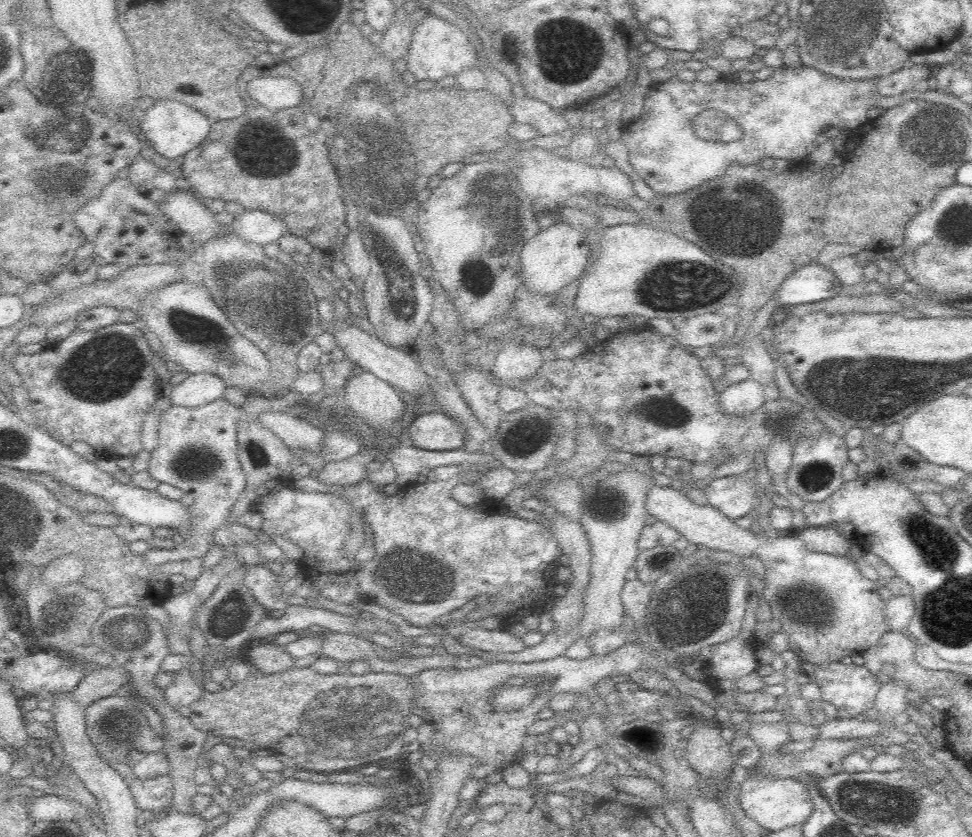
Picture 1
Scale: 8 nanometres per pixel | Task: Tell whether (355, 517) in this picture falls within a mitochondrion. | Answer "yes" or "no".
no

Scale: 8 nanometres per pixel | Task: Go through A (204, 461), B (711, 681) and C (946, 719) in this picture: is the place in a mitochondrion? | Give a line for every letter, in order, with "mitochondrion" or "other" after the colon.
A: mitochondrion
B: other
C: other

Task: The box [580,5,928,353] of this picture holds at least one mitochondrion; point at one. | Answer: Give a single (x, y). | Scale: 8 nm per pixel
(738, 203)

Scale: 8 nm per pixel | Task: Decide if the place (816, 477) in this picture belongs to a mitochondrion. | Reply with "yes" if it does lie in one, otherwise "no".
yes

